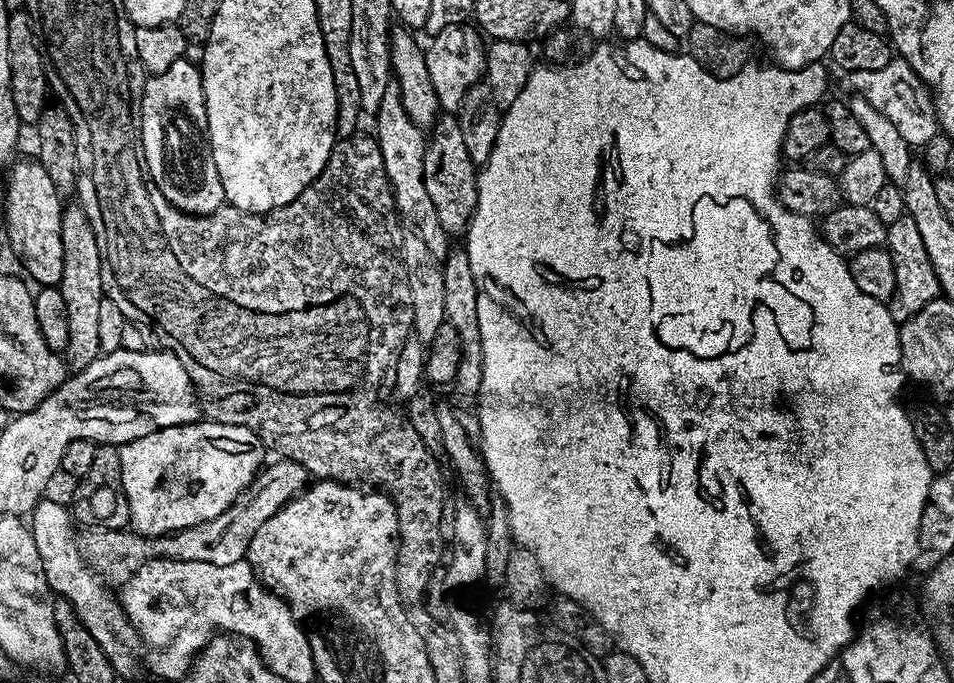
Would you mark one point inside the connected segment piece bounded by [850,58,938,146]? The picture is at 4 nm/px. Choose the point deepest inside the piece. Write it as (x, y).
(897, 90)

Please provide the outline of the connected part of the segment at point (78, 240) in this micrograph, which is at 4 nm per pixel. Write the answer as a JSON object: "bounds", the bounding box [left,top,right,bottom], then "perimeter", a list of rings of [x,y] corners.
{"bounds":[58,203,104,370],"perimeter":[[[65,203],[62,208],[62,278],[58,285],[63,300],[66,302],[66,319],[70,325],[70,336],[63,350],[66,364],[69,369],[79,370],[90,366],[102,355],[98,340],[98,315],[102,300],[104,299],[104,287],[102,286],[102,260],[98,254],[98,238],[94,238],[94,228],[90,226],[90,218],[80,209],[79,203]]]}

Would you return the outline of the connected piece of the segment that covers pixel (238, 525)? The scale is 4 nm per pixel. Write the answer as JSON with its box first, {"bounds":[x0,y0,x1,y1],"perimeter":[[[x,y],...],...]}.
{"bounds":[78,458,310,586],"perimeter":[[[280,458],[275,462],[277,464],[270,465],[271,463],[269,463],[267,467],[257,475],[256,479],[248,485],[244,495],[233,502],[225,512],[218,514],[218,518],[210,518],[210,522],[202,522],[198,526],[182,528],[170,536],[146,537],[141,536],[140,533],[135,530],[119,532],[118,529],[112,528],[116,526],[88,526],[92,528],[84,529],[81,527],[78,532],[78,543],[83,555],[86,557],[88,563],[92,565],[93,569],[95,569],[99,575],[103,576],[105,581],[112,586],[123,586],[127,580],[134,578],[134,574],[138,574],[138,570],[142,570],[142,566],[146,566],[149,560],[214,562],[214,566],[230,566],[234,562],[244,560],[245,557],[247,557],[248,547],[250,547],[252,539],[258,534],[258,530],[262,527],[262,522],[266,522],[266,518],[273,516],[282,505],[290,503],[299,492],[304,491],[310,480],[308,471],[300,464],[296,464],[287,458]]]}

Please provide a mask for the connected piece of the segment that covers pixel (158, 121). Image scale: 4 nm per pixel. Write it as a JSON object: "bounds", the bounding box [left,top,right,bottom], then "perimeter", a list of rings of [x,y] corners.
{"bounds":[140,58,225,216],"perimeter":[[[185,58],[174,62],[167,70],[151,73],[144,81],[142,90],[142,106],[140,107],[140,146],[142,149],[142,159],[146,169],[146,175],[151,183],[162,190],[162,198],[166,198],[168,204],[173,204],[178,210],[188,212],[191,216],[208,216],[214,210],[218,210],[225,203],[222,182],[218,178],[218,170],[212,161],[212,153],[208,146],[206,133],[208,131],[208,119],[206,118],[206,98],[204,97],[204,80],[200,77],[200,69],[195,63],[191,64],[191,59]]]}

